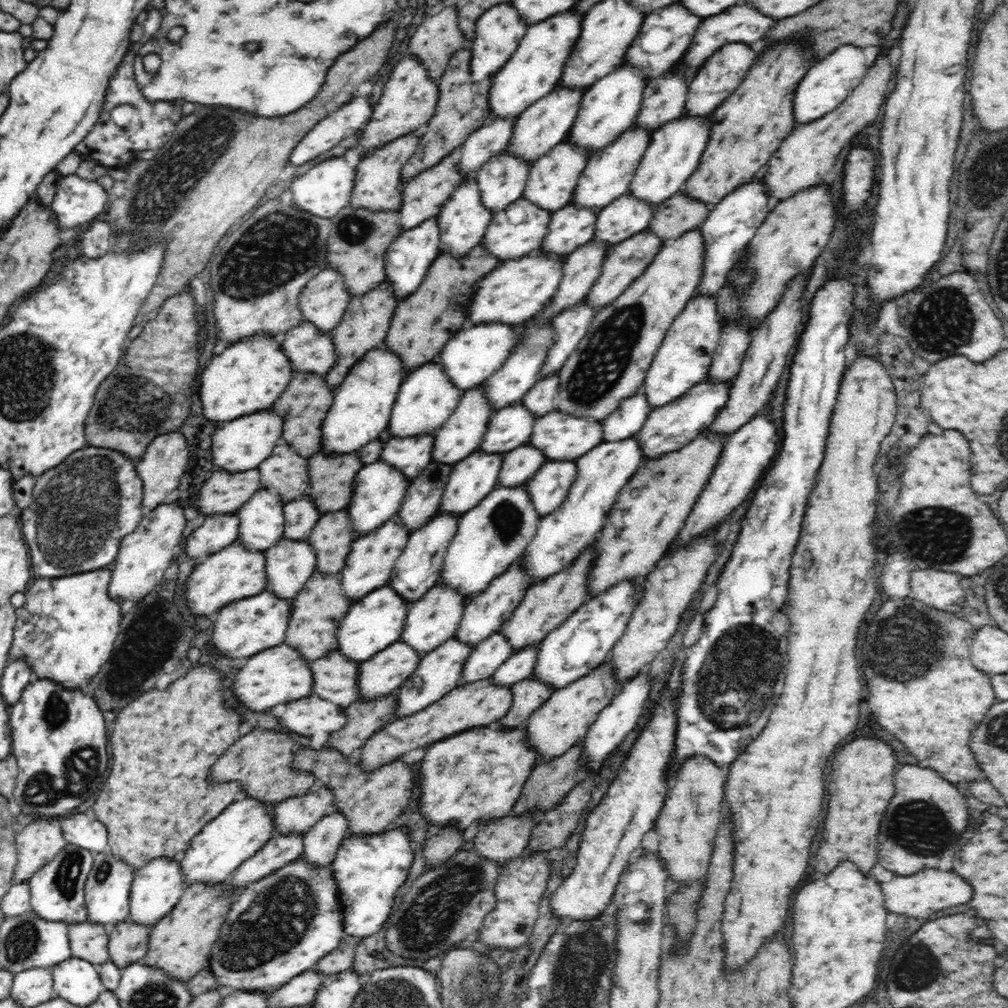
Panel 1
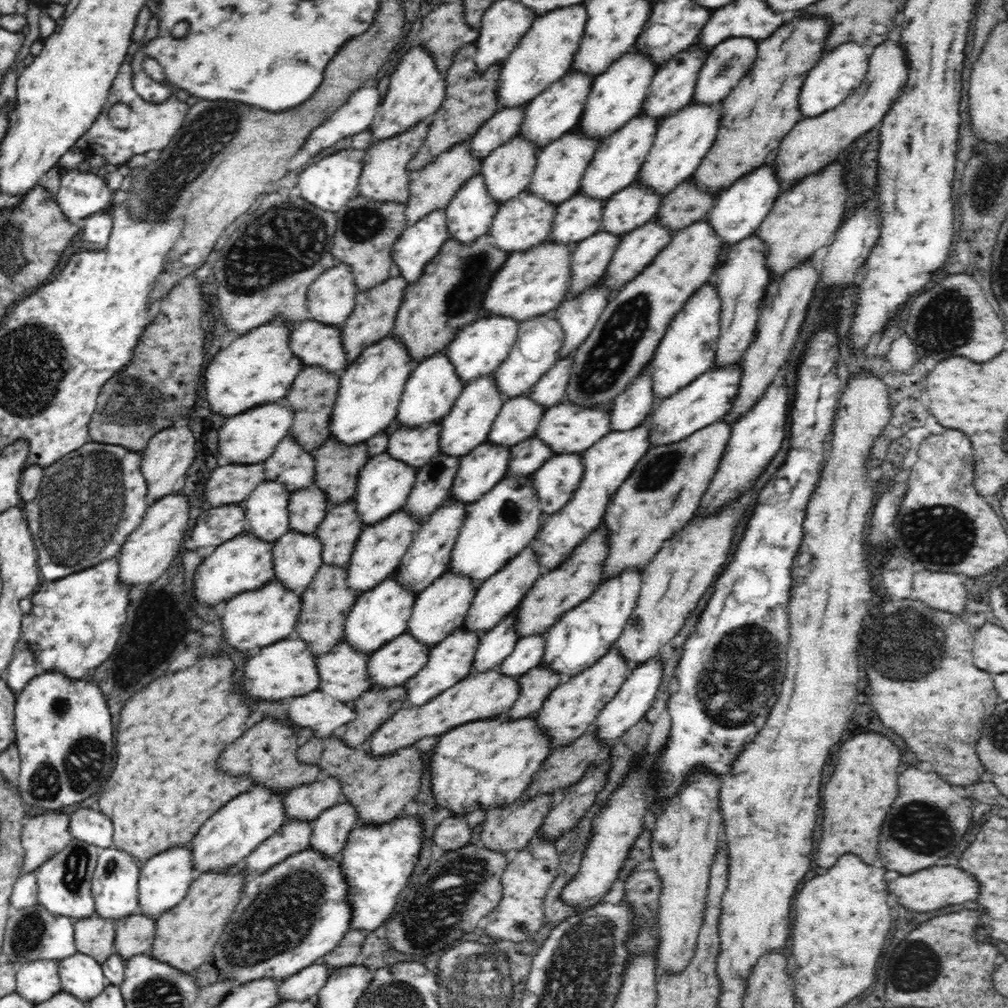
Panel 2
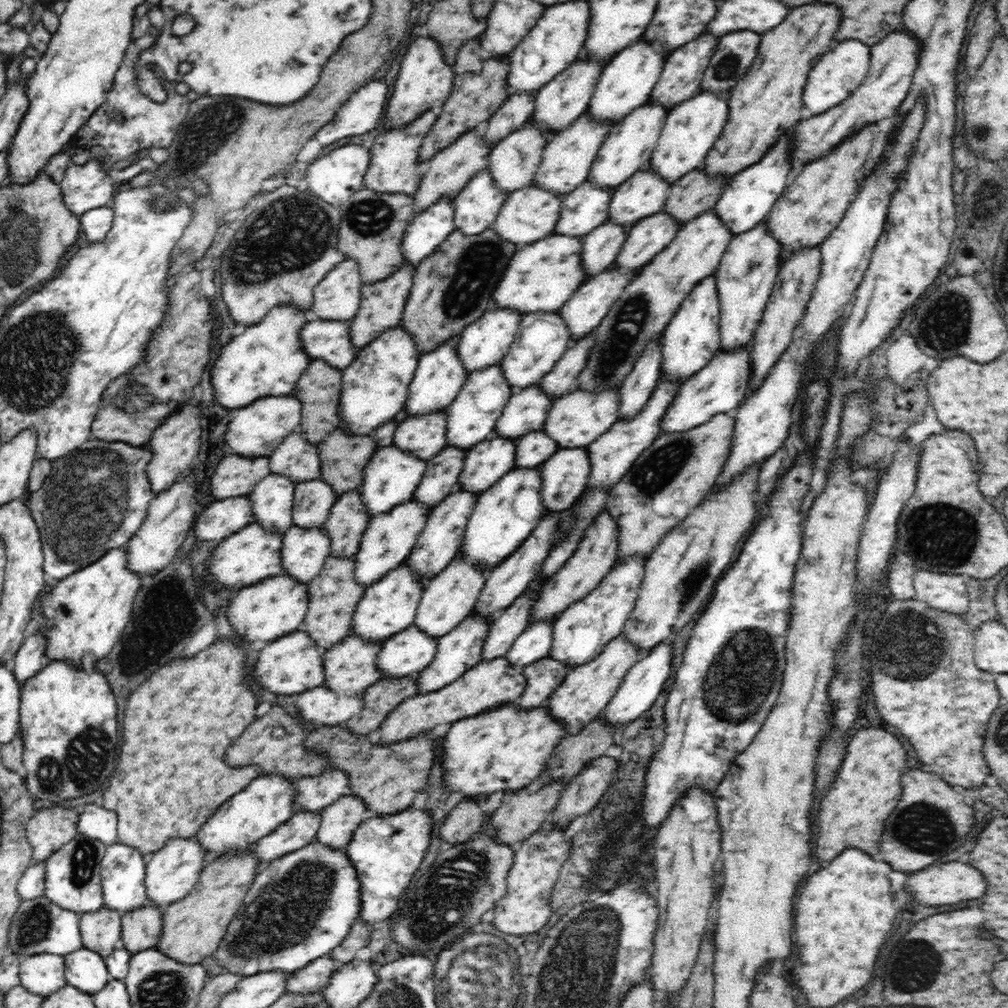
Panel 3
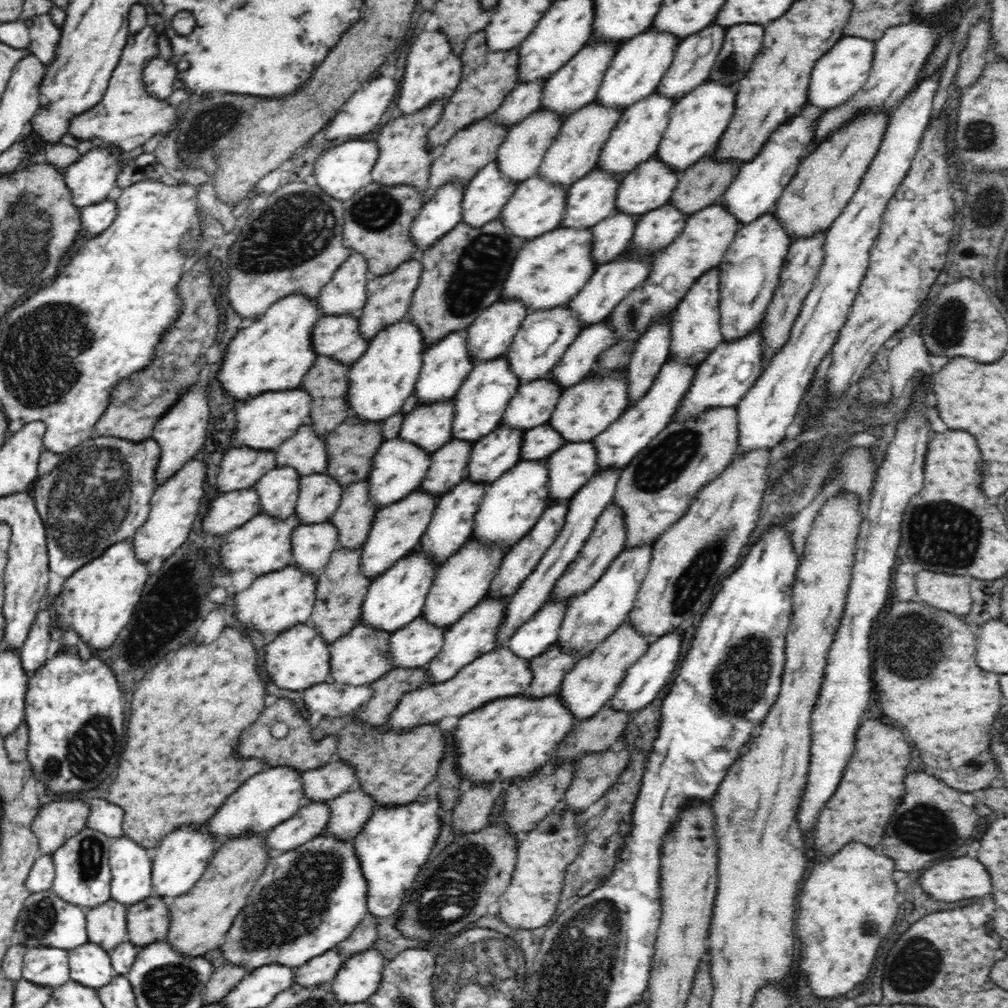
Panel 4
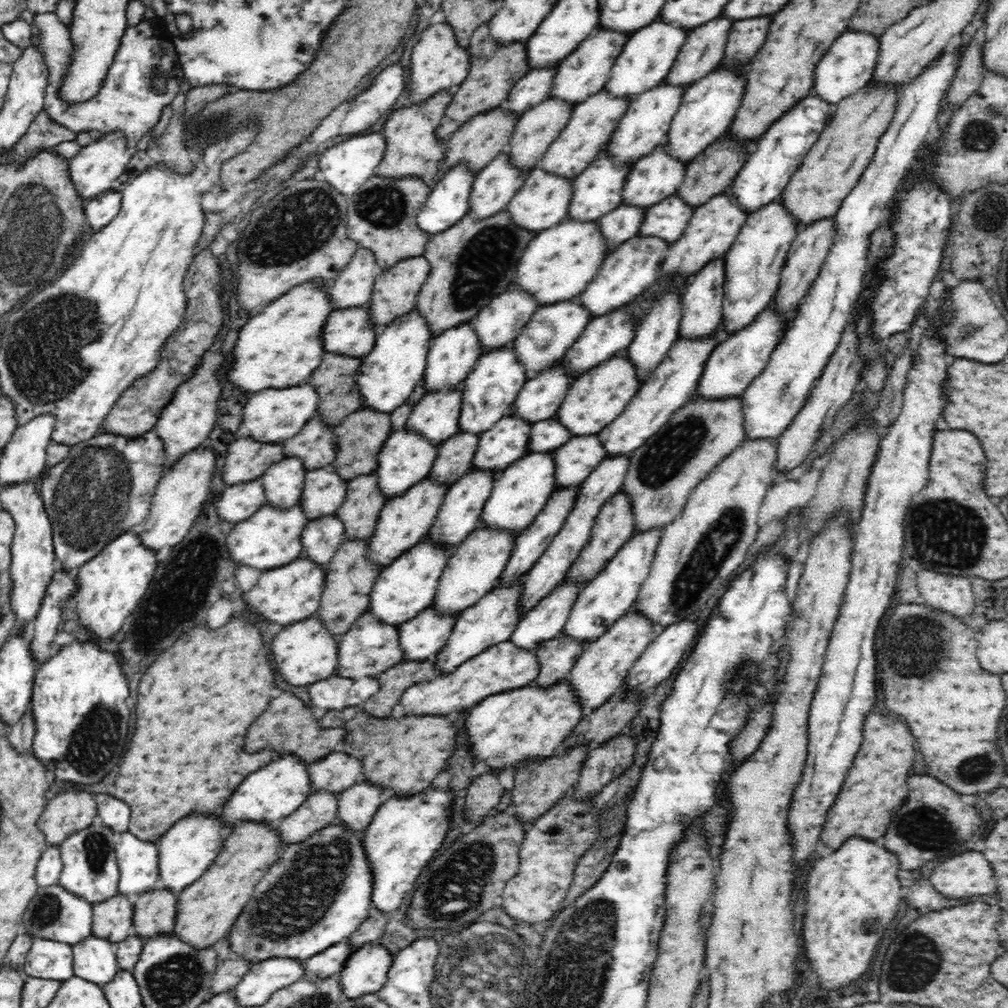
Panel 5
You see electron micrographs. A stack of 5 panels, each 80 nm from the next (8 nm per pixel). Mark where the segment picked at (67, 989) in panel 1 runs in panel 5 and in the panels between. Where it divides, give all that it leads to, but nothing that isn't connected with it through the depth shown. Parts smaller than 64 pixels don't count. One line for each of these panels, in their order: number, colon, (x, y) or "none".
2: (81, 974)
3: (84, 969)
4: (90, 963)
5: (94, 959)

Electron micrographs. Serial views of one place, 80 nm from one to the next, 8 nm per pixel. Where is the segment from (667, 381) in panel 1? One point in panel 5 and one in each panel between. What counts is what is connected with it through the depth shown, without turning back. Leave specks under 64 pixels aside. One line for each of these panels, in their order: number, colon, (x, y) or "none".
2: (687, 350)
3: (692, 338)
4: (695, 326)
5: (702, 298)

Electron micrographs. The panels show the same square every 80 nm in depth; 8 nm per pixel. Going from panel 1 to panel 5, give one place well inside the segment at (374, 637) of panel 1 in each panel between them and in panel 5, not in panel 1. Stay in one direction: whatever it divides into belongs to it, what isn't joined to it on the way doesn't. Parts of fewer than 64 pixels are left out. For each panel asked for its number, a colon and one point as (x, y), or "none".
2: (381, 614)
3: (389, 606)
4: (398, 596)
5: (407, 586)

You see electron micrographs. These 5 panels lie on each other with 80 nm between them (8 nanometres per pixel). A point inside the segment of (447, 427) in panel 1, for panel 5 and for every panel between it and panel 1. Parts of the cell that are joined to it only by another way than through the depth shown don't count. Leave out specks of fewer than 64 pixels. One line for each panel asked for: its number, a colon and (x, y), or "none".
2: (468, 425)
3: (472, 417)
4: (481, 401)
5: (488, 393)

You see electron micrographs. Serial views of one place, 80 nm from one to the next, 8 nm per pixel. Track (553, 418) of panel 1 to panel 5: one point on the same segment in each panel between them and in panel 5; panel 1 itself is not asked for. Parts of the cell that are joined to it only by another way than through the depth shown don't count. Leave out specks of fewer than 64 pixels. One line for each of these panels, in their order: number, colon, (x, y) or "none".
2: (567, 427)
3: (576, 419)
4: (584, 410)
5: (595, 399)

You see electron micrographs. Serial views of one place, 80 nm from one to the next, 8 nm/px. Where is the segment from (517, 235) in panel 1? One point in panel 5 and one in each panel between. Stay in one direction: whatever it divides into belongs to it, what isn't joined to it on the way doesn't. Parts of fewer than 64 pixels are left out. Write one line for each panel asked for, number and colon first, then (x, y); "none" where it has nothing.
2: (523, 221)
3: (529, 214)
4: (538, 204)
5: (543, 200)

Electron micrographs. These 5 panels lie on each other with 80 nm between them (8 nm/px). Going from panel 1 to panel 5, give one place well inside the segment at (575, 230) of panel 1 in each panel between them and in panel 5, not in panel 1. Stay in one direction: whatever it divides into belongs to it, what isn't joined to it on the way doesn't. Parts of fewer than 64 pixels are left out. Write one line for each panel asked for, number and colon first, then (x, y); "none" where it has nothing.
2: (580, 217)
3: (583, 209)
4: (593, 197)
5: (598, 190)

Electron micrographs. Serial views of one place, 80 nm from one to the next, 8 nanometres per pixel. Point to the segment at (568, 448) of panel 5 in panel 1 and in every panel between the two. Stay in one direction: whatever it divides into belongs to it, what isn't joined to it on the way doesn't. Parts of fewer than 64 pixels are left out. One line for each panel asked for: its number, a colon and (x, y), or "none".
1: (548, 488)
2: (556, 480)
3: (564, 475)
4: (570, 467)

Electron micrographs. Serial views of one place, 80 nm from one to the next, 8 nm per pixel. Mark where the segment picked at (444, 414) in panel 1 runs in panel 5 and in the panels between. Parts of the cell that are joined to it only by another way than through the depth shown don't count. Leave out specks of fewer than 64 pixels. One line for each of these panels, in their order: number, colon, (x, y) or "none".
2: (432, 389)
3: (440, 376)
4: (446, 364)
5: (452, 355)

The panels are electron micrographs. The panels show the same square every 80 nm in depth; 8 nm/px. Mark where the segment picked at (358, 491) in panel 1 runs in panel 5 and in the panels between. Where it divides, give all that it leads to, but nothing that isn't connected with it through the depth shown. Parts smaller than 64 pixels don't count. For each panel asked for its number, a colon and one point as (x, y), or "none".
2: (385, 482)
3: (392, 475)
4: (400, 465)
5: (406, 457)

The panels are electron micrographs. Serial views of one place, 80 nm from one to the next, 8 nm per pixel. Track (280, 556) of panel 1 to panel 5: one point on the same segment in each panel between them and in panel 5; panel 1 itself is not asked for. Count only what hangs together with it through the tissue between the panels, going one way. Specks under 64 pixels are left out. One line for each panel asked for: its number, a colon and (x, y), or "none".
2: (297, 557)
3: (305, 550)
4: (313, 544)
5: (321, 538)

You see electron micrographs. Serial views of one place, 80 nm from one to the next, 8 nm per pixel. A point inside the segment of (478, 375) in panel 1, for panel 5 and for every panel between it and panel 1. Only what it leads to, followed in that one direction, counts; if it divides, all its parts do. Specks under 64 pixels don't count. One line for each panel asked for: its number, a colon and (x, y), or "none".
2: (481, 346)
3: (483, 343)
4: (493, 330)
5: (499, 323)

